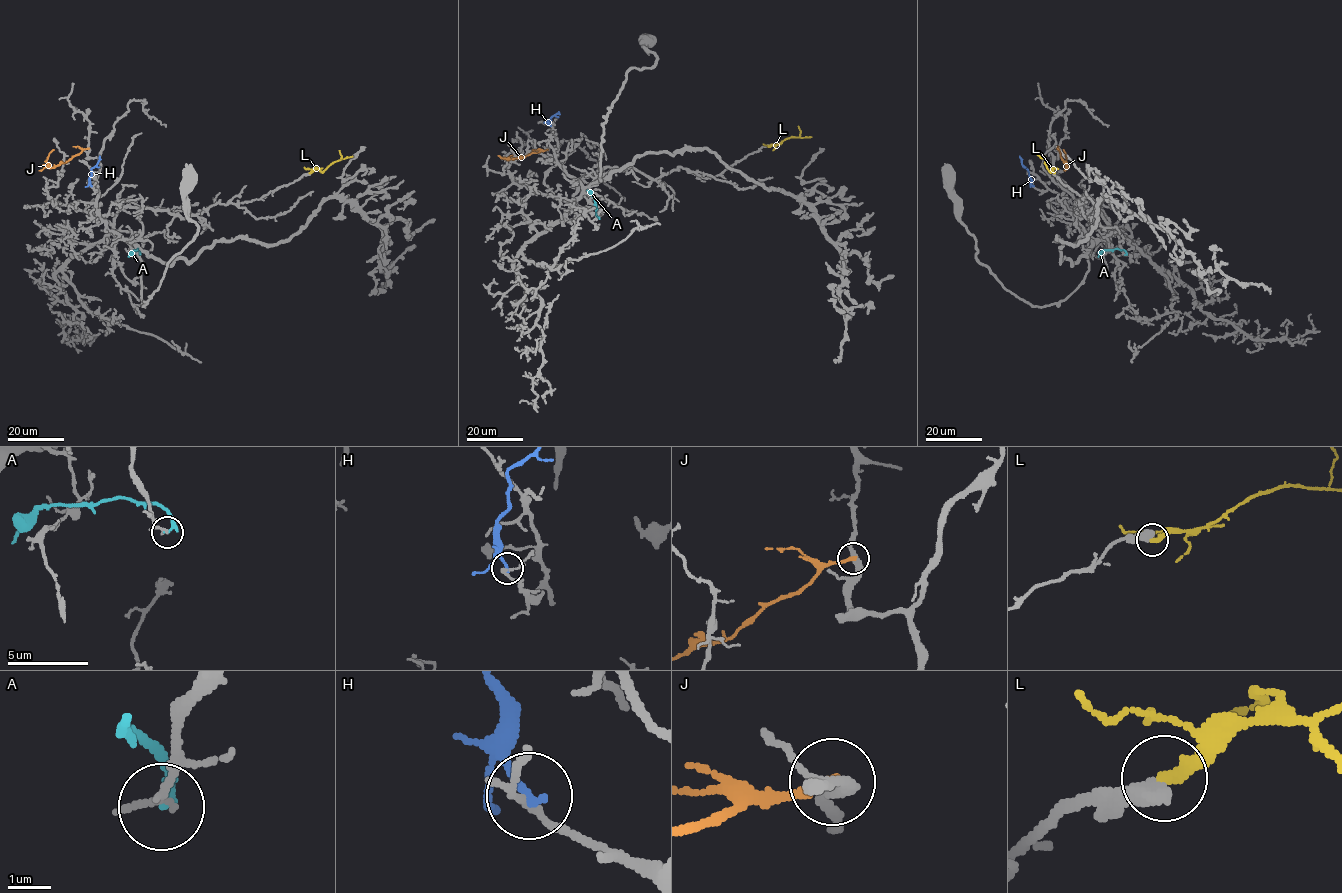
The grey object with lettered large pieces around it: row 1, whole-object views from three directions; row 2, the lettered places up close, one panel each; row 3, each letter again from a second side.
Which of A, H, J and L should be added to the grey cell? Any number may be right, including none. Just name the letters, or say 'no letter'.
L

